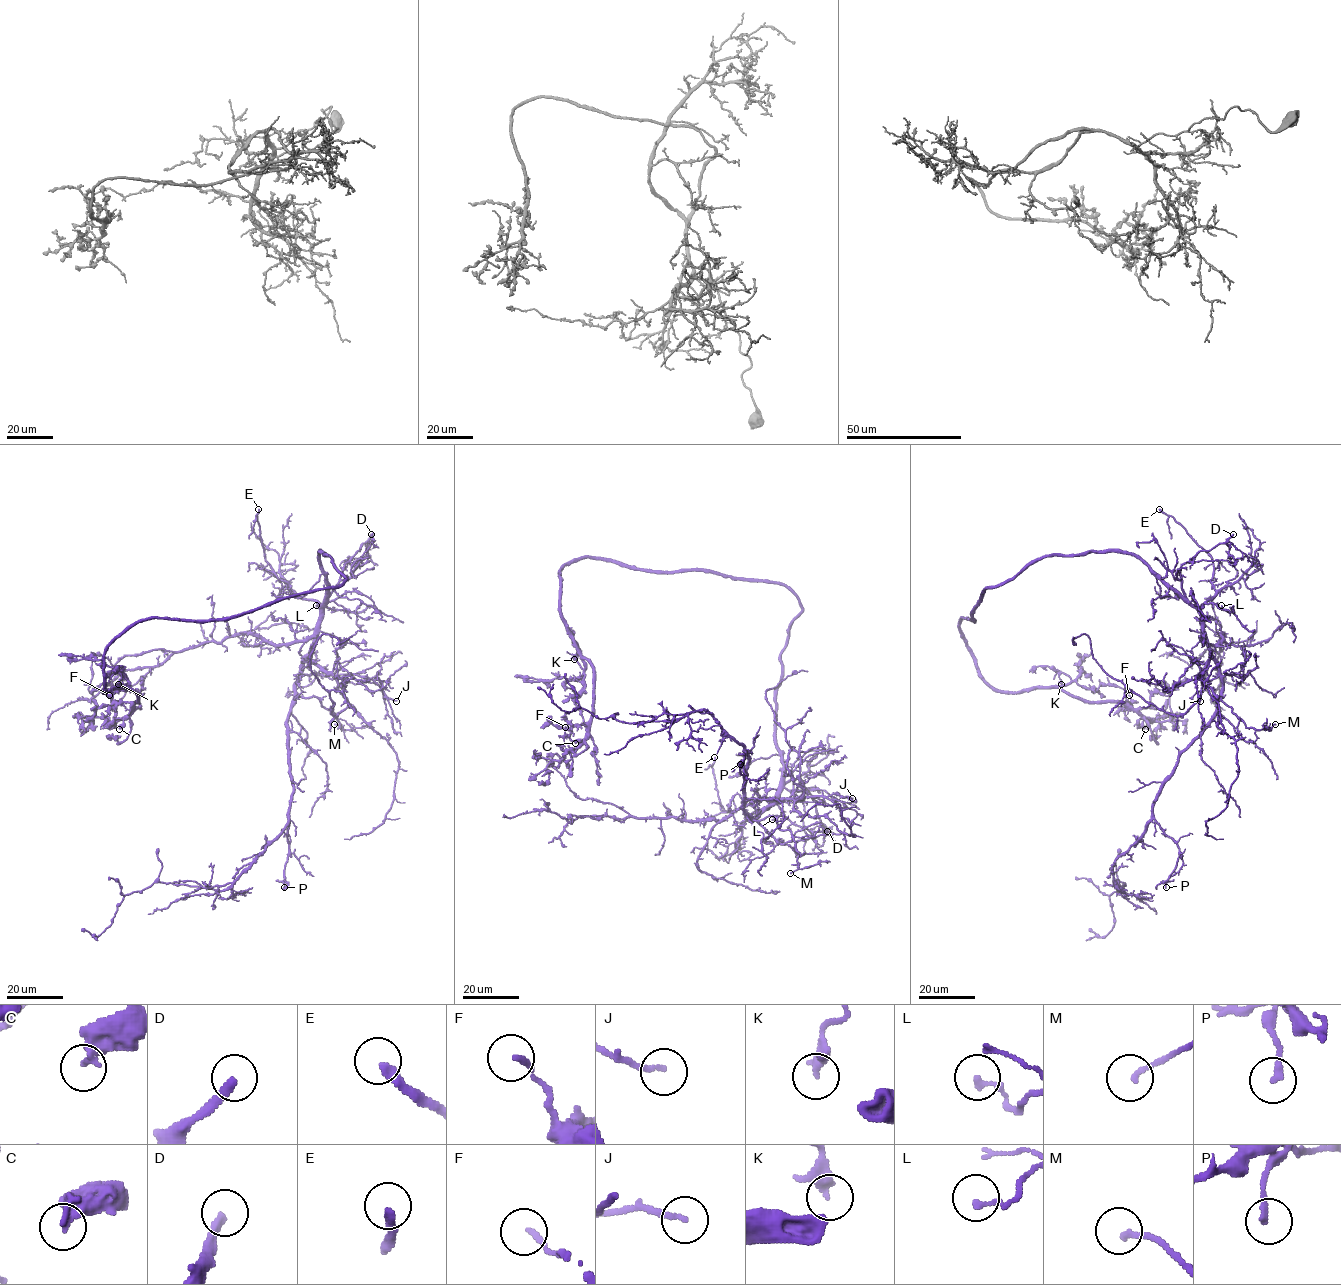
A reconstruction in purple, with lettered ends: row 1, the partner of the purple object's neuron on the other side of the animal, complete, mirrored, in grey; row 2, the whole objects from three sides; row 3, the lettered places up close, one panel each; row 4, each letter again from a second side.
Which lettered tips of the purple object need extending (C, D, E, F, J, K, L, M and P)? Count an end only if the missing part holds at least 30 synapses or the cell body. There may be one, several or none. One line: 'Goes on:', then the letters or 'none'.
Goes on: D, E

